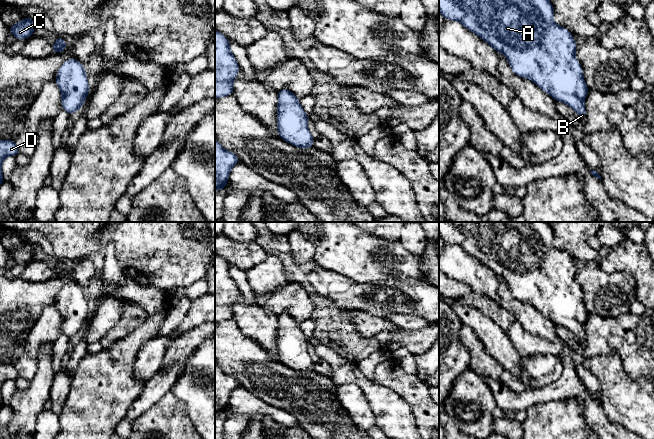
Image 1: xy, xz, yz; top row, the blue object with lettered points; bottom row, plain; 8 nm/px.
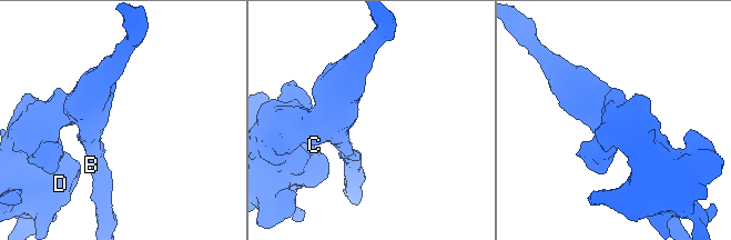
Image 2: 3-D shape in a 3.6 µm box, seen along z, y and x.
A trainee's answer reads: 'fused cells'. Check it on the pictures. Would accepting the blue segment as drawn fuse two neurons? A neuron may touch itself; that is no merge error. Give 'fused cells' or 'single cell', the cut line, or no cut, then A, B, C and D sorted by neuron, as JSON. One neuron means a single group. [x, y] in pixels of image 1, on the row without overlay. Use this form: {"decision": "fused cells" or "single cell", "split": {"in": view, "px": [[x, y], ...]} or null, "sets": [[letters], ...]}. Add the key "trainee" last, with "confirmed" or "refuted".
{"decision": "single cell", "split": null, "sets": [["A", "B", "C", "D"]], "trainee": "refuted"}

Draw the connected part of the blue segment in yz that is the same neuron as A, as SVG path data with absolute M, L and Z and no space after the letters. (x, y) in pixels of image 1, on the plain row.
M439 222L439 236L445 243L460 246L469 255L472 255L481 263L485 264L493 273L505 279L510 287L511 294L515 299L530 303L543 315L547 316L555 325L561 325L569 329L578 337L580 344L586 341L584 323L588 318L589 313L583 302L583 293L575 282L577 269L573 259L566 252L554 247L554 232L548 222Z

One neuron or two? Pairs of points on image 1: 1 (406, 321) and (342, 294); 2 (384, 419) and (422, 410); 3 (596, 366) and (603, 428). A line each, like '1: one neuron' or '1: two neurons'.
1: two neurons
2: two neurons
3: two neurons

